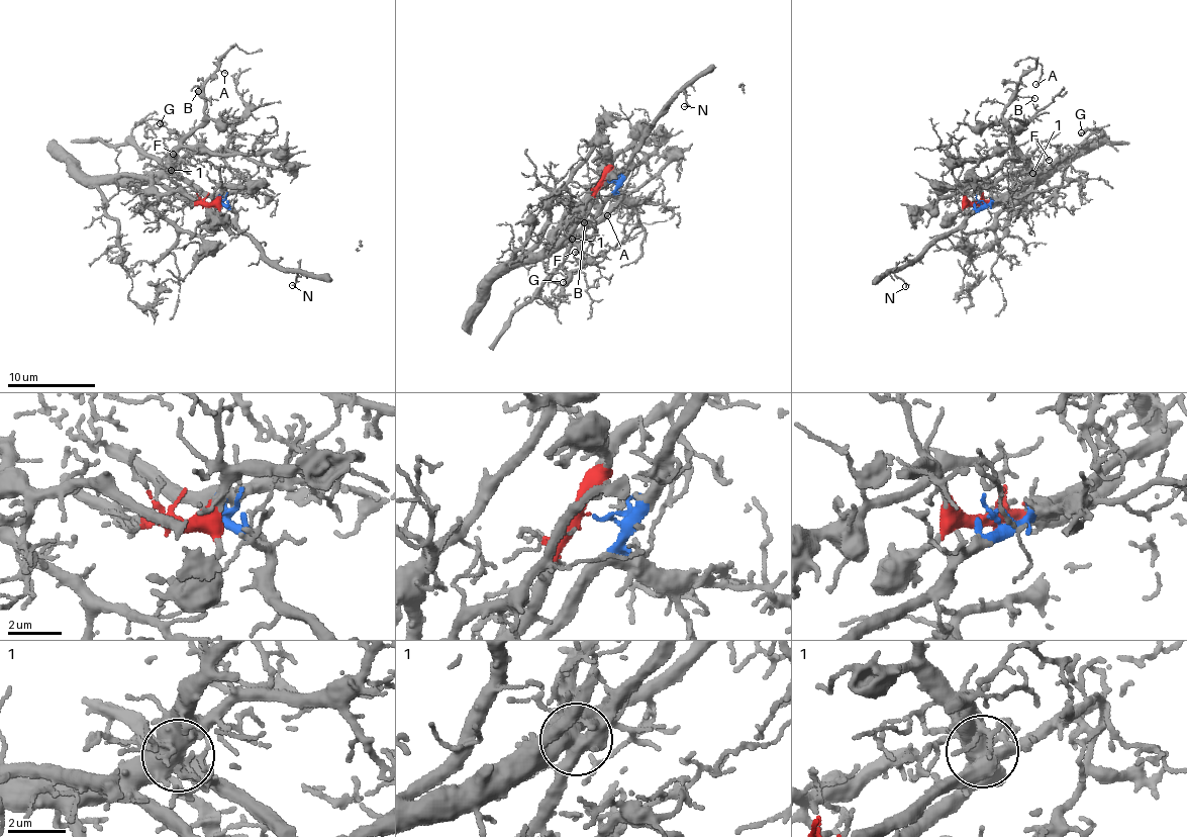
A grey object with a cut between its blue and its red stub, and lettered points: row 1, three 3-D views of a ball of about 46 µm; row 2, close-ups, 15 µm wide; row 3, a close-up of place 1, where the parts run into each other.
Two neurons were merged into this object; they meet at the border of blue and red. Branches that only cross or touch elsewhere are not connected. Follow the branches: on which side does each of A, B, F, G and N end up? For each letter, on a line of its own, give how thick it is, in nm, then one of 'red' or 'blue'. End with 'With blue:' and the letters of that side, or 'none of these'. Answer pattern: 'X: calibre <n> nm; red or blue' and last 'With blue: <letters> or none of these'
A: calibre 100 nm; red
B: calibre 110 nm; red
F: calibre 110 nm; red
G: calibre 120 nm; blue
N: calibre 140 nm; blue
With blue: G, N

